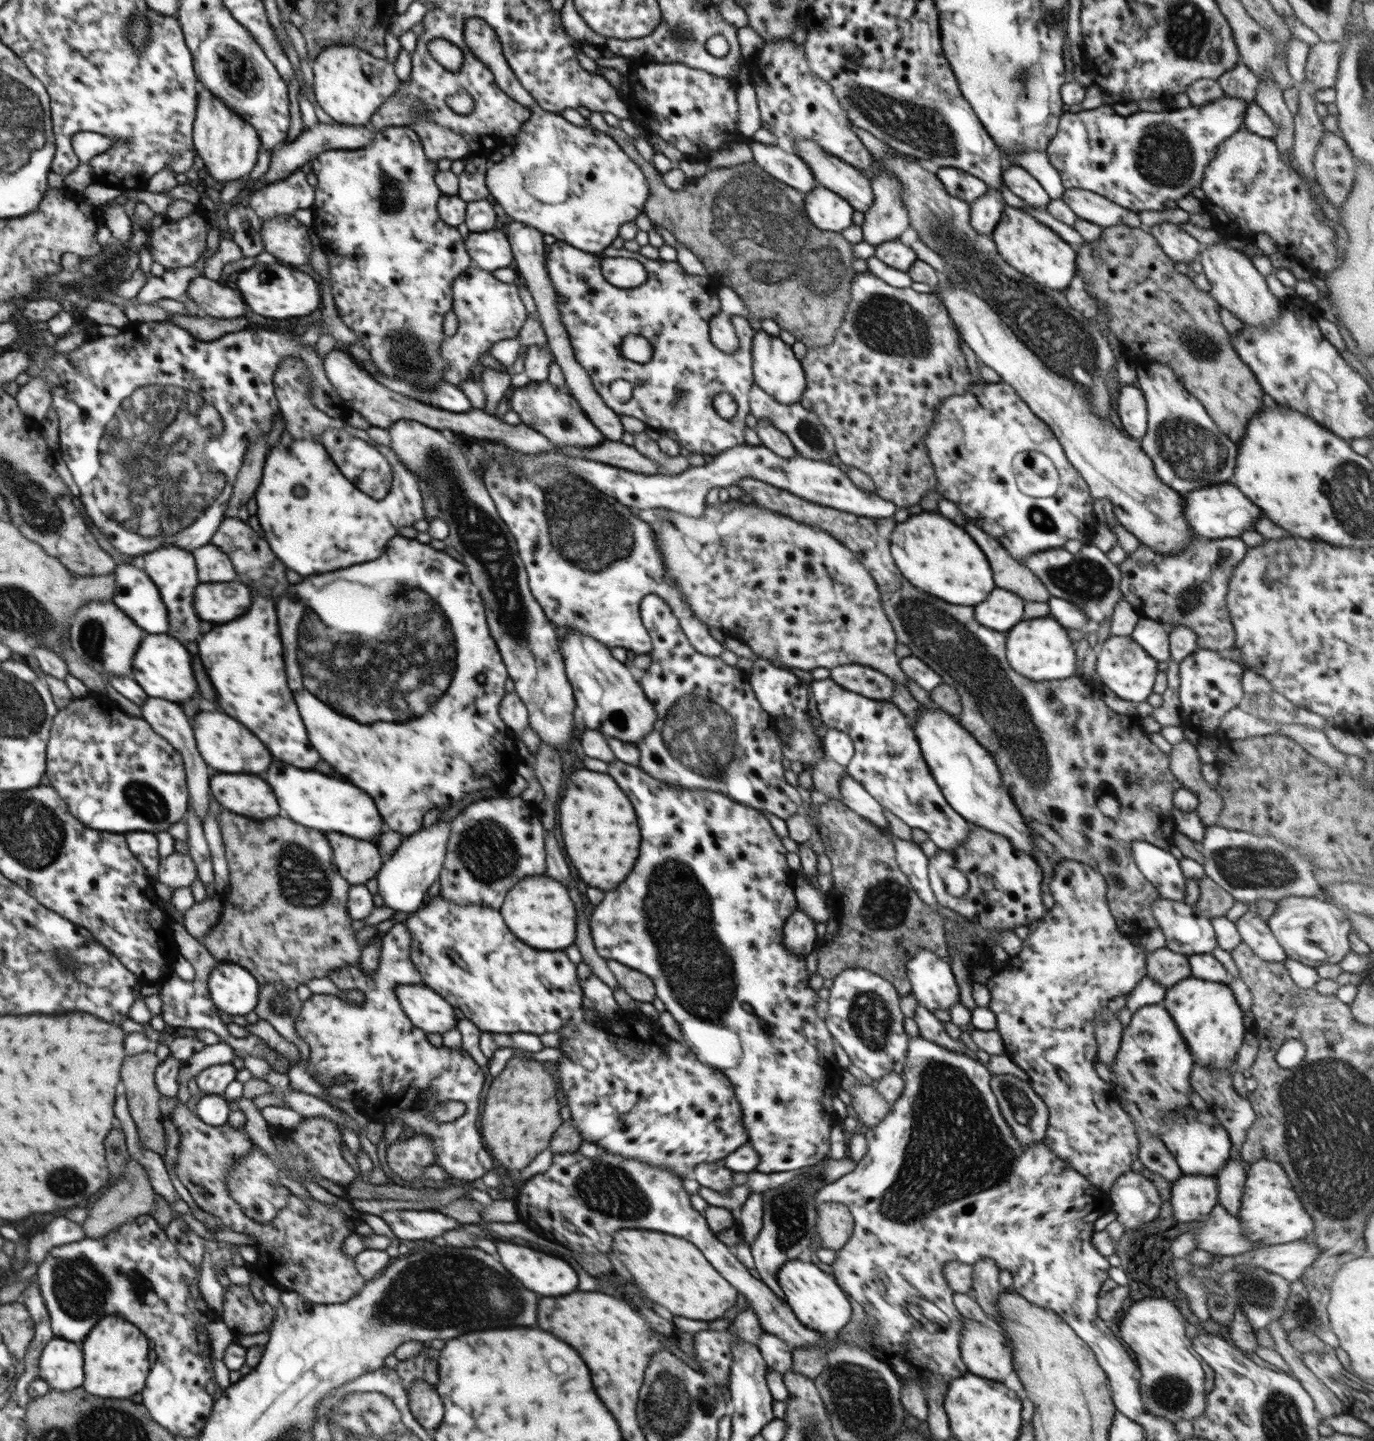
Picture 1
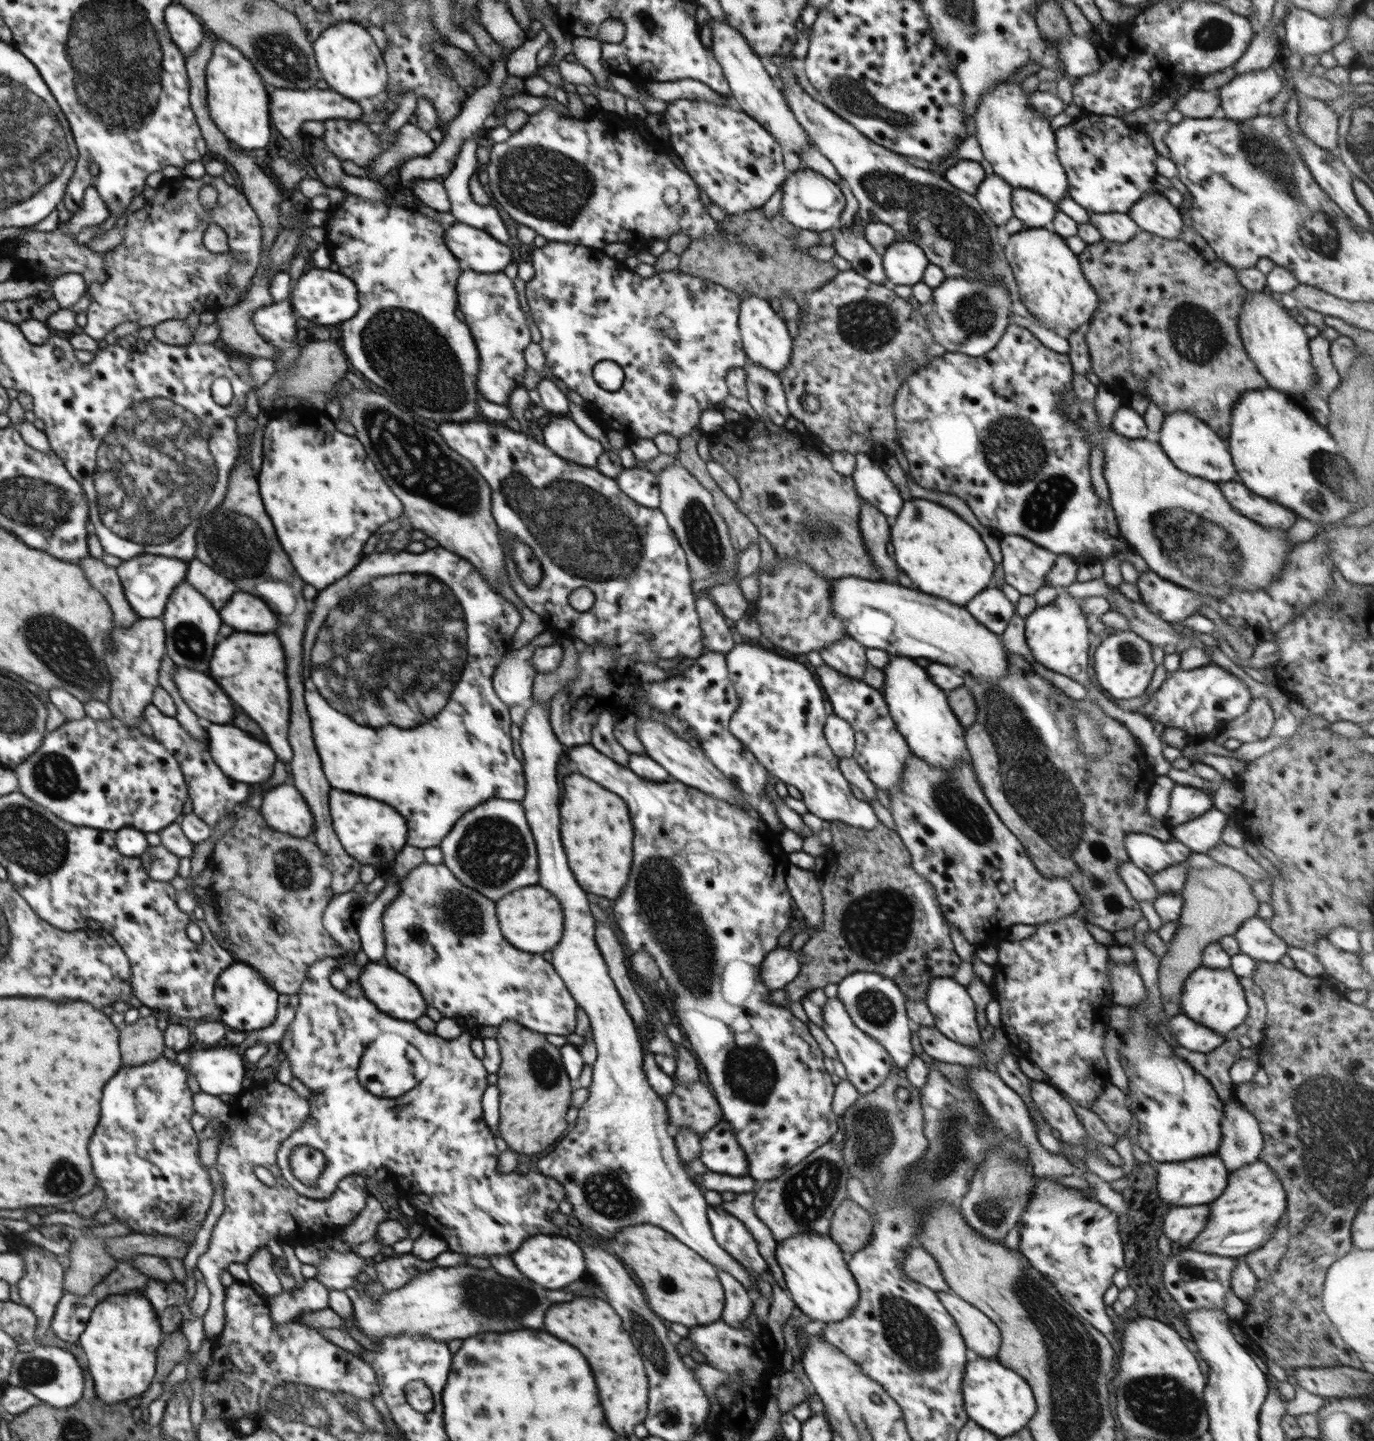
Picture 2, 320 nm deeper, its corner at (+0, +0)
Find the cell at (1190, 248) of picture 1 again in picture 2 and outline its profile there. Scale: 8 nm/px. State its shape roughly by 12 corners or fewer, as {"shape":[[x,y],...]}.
{"shape":[[1162,192],[1127,214],[1142,231],[1182,239],[1182,216]]}

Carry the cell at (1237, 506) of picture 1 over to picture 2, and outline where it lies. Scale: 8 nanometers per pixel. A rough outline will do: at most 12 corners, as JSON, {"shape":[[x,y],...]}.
{"shape":[[1239,480],[1219,486],[1244,518],[1287,532],[1299,519]]}

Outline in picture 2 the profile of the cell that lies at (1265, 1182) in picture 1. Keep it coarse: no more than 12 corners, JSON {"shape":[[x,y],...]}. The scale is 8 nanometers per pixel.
{"shape":[[1260,1160],[1229,1172],[1196,1242],[1183,1249],[1244,1257],[1287,1212]]}

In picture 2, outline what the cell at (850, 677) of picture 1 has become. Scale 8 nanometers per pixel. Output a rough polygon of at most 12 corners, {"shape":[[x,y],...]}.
{"shape":[[849,635],[820,648],[824,663],[861,679],[866,647]]}

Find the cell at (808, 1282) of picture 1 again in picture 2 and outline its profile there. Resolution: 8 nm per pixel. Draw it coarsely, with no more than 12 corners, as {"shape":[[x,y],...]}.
{"shape":[[829,1233],[777,1243],[796,1311],[835,1323],[859,1286]]}

